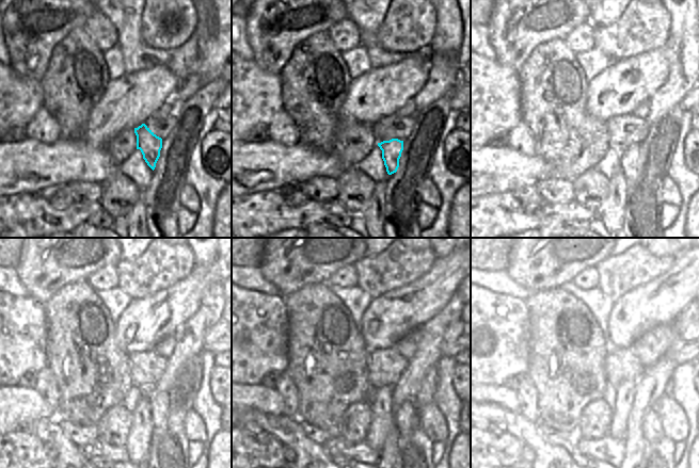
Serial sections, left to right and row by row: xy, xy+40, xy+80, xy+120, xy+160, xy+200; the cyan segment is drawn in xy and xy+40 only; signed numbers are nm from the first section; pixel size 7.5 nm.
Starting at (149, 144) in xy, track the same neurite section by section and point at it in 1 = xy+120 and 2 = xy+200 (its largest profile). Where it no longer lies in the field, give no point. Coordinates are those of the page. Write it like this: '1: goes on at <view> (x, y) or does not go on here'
1: goes on at xy+120 (158, 401)
2: goes on at xy+200 (652, 430)

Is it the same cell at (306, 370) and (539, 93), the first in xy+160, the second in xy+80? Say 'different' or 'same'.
same

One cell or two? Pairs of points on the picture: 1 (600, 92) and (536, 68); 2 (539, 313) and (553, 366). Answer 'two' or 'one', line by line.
1: two
2: one

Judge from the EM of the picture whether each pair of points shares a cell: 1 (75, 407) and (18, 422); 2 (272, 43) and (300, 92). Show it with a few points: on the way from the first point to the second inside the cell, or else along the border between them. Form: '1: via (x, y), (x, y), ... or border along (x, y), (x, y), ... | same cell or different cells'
1: border along (58, 409), (54, 417) | different cells
2: border along (299, 43), (279, 74) | different cells

